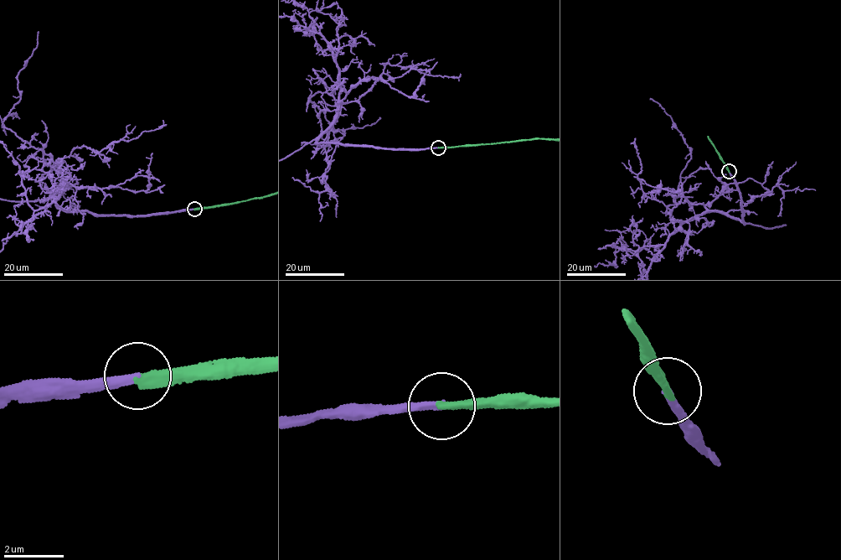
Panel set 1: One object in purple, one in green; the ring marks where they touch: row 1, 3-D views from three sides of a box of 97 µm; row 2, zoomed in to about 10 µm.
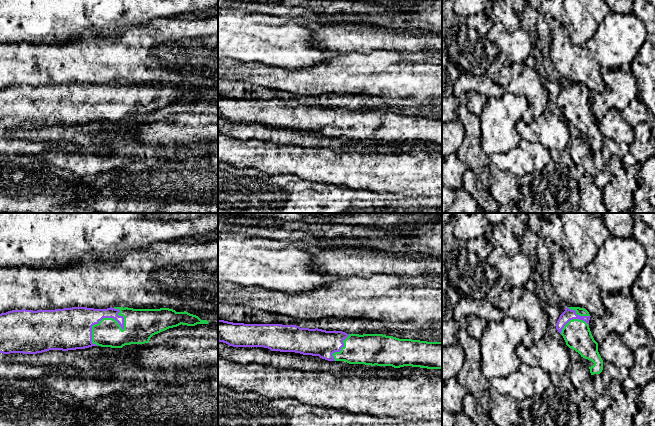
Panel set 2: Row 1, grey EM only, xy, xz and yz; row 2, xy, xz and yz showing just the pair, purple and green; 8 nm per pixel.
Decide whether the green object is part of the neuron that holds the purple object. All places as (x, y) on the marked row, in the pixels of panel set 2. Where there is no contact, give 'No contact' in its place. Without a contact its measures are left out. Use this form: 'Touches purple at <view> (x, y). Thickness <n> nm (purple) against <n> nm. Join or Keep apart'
Touches purple at xy (109, 317). Thickness 220 nm (purple) against 260 nm. Join

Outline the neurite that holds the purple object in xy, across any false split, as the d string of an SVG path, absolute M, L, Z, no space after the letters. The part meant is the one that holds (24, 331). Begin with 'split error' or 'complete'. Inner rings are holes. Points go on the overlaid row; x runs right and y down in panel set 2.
split error; M72 307L55 310L12 310L0 314L0 353L37 354L49 350L76 350L92 346L122 348L130 344L149 343L150 338L169 328L179 325L195 326L208 324L207 320L201 320L198 316L186 311L176 312L169 308L160 309L133 309L128 307L110 307L107 309L94 309L87 307Z

